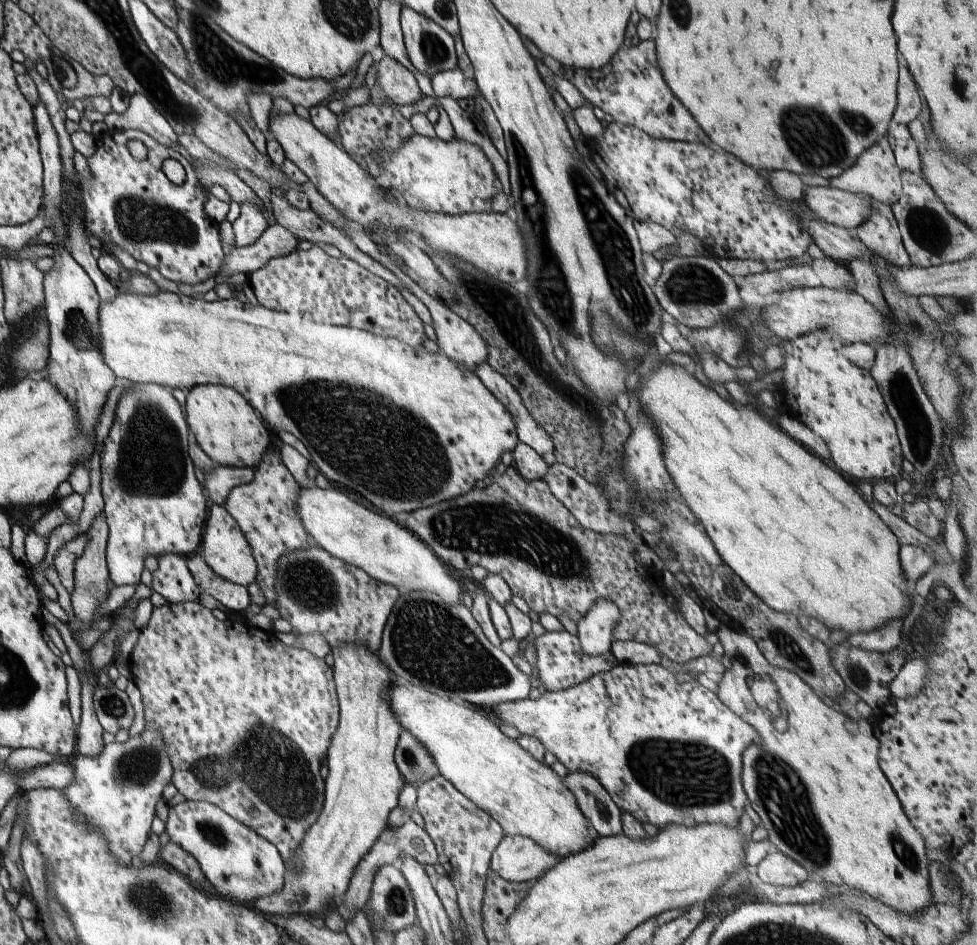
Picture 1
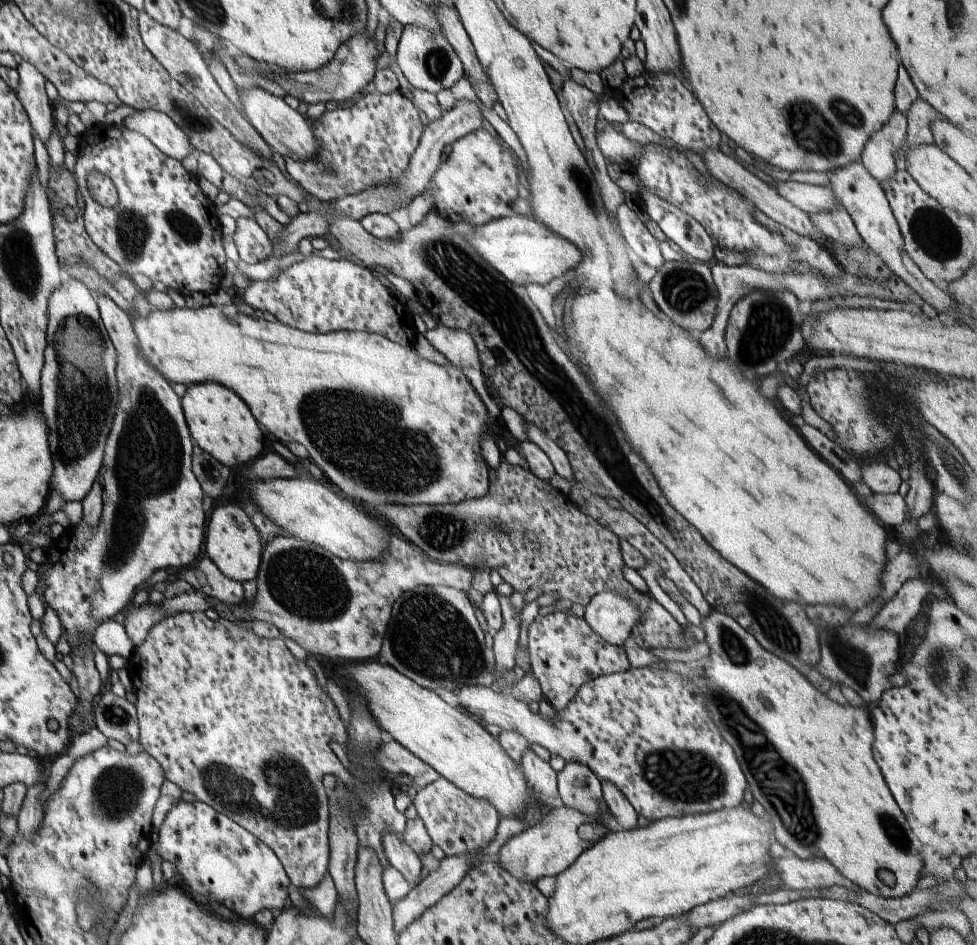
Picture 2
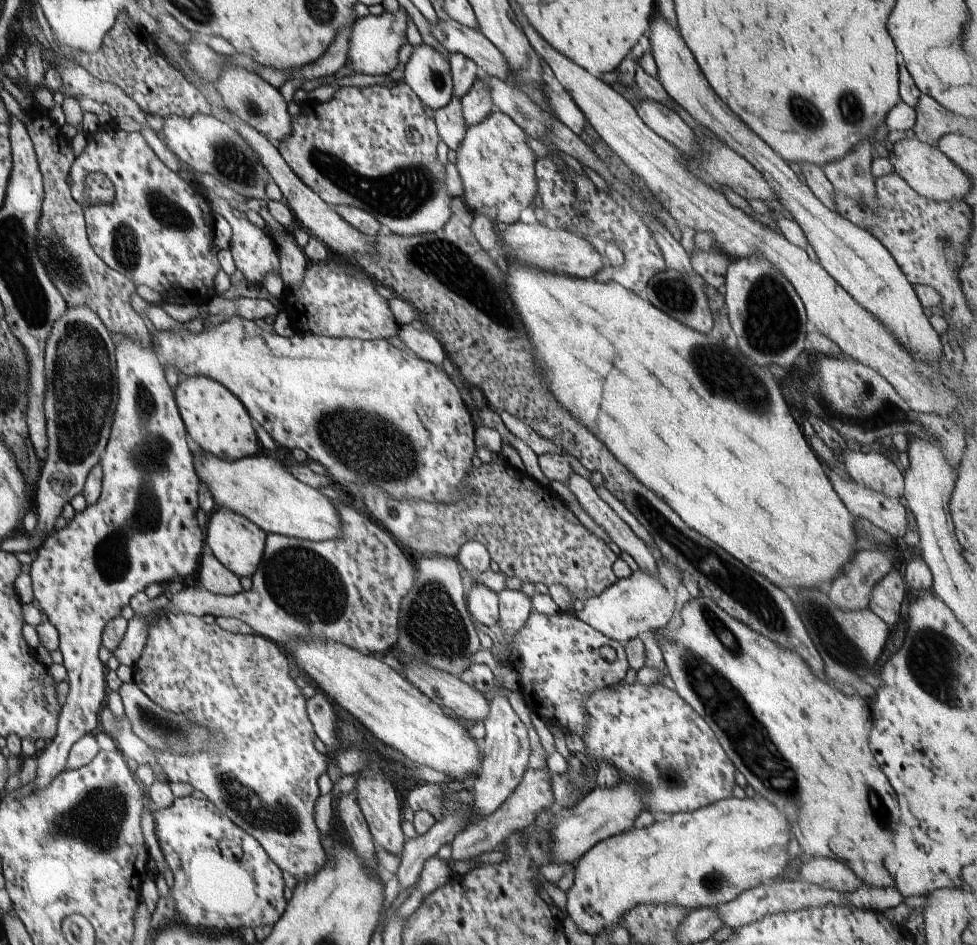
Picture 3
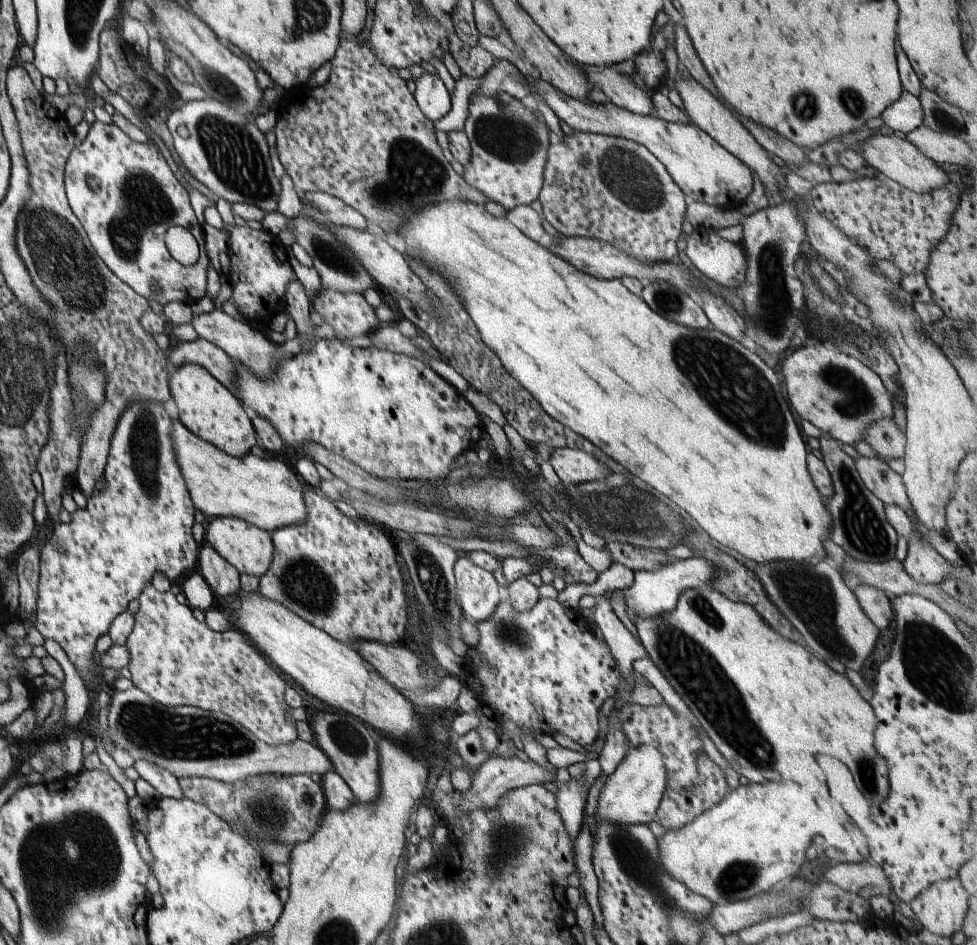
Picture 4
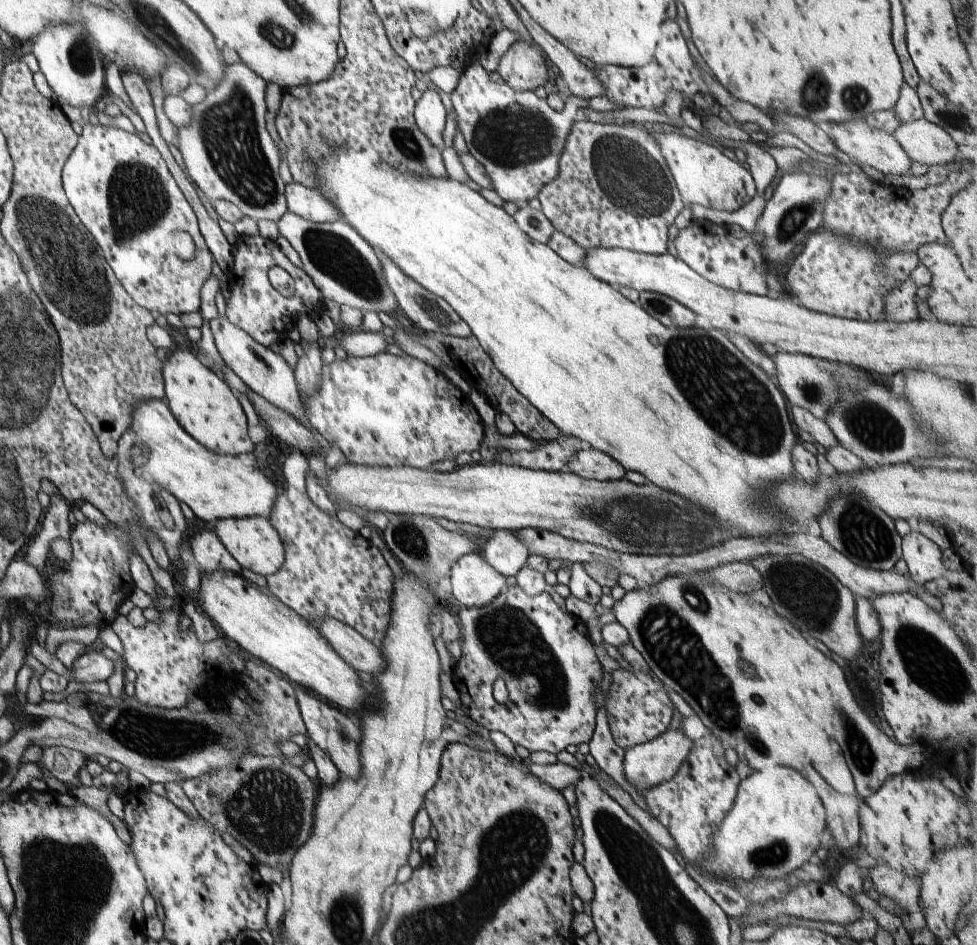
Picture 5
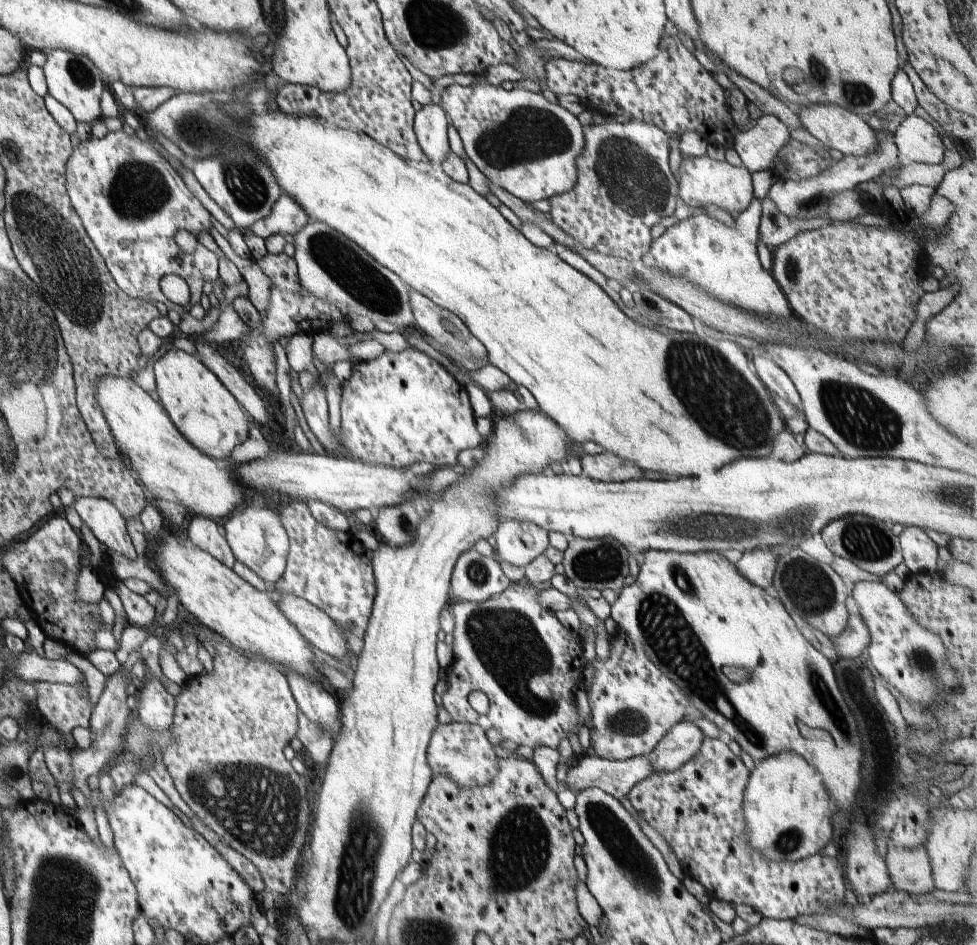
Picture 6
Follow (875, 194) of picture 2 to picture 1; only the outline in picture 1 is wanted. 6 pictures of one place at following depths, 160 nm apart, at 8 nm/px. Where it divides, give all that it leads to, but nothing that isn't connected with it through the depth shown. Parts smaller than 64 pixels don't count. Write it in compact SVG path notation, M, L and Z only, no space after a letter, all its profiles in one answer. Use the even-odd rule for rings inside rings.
M872 199L870 220L855 229L856 236L868 250L894 267L909 268L911 262L901 240L901 233L891 206Z

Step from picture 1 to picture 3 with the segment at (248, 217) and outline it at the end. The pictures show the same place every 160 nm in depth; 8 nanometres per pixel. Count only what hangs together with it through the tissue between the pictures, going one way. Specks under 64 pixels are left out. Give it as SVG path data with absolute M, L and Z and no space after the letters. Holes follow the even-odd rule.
M212 196L210 205L212 212L220 213L231 226L232 236L229 249L236 268L242 272L243 278L249 283L258 283L263 286L263 280L267 273L278 275L280 270L279 256L271 233L266 229L258 228L258 226L252 224L244 215L240 217L236 216L225 199Z

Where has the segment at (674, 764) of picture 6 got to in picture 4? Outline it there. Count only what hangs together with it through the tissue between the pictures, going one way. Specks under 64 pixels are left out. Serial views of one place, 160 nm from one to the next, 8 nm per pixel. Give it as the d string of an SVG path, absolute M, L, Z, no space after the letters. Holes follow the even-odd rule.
M648 744L633 746L607 778L606 786L598 800L597 811L592 820L587 819L587 825L592 830L592 826L597 827L598 821L620 825L648 825L654 820L667 787L667 770L661 750Z

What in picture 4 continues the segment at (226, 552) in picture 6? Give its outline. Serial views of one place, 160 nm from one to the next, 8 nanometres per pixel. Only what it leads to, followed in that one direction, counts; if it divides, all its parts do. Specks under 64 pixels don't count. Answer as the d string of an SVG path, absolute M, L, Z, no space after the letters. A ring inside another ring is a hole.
M207 543L201 545L196 569L204 577L214 594L227 599L240 594L241 572L223 556L220 556L213 546Z

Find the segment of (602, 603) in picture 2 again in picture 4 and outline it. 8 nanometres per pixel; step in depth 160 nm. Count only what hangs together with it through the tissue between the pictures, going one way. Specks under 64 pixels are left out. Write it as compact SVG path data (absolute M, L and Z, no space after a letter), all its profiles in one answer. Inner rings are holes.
M693 557L686 560L675 560L666 567L655 571L638 571L634 573L634 583L623 591L627 612L634 617L648 618L675 610L680 593L686 589L697 589L710 585L715 578L712 561Z

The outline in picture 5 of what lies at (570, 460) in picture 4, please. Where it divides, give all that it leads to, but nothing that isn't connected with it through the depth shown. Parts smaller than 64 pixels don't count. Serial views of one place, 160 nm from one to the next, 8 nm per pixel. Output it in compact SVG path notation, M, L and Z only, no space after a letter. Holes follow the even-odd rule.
M586 449L575 454L569 462L570 471L585 479L617 481L625 478L627 470L610 456L596 449Z

